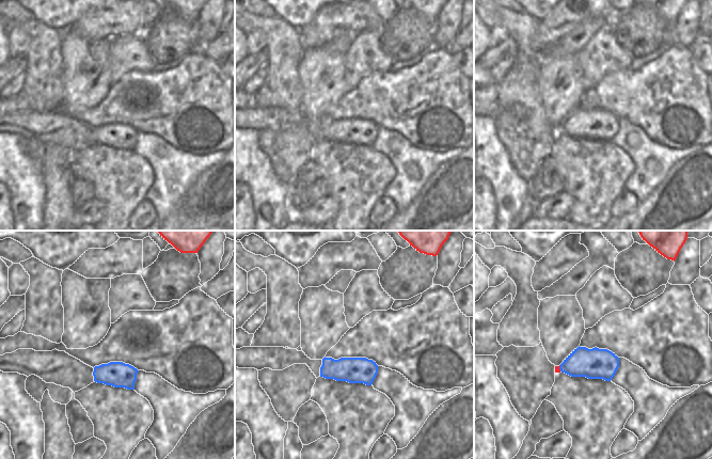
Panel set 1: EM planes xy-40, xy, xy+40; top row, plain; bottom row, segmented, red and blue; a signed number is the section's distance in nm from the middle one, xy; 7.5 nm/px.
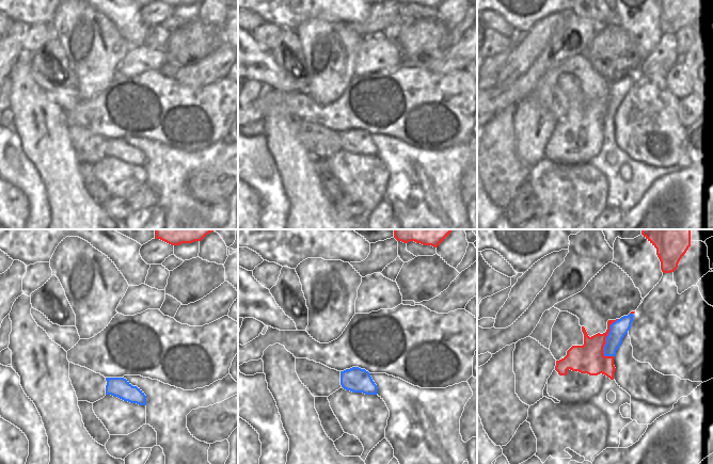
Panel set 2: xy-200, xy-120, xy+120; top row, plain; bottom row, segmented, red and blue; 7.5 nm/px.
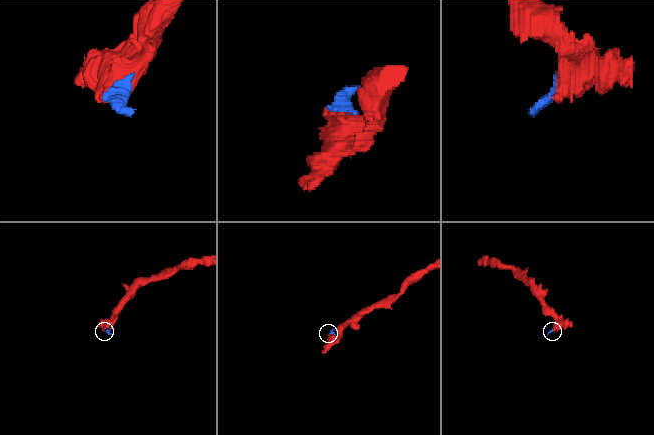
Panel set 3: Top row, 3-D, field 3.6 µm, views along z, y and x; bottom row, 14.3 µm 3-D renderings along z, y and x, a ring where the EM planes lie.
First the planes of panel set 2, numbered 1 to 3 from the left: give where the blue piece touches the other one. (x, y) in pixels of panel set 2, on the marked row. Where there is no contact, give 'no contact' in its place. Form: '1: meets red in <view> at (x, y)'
1: no contact
2: no contact
3: meets red in xy+120 at (605, 337)

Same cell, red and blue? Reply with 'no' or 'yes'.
yes

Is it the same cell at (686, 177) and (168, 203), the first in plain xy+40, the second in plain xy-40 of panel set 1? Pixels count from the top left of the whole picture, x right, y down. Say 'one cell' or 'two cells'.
two cells

